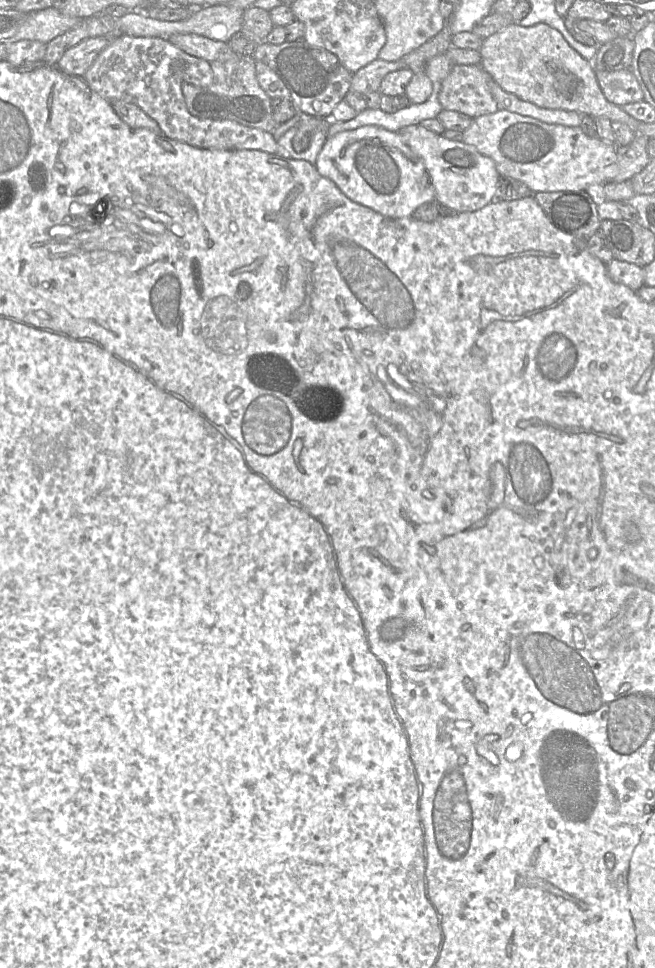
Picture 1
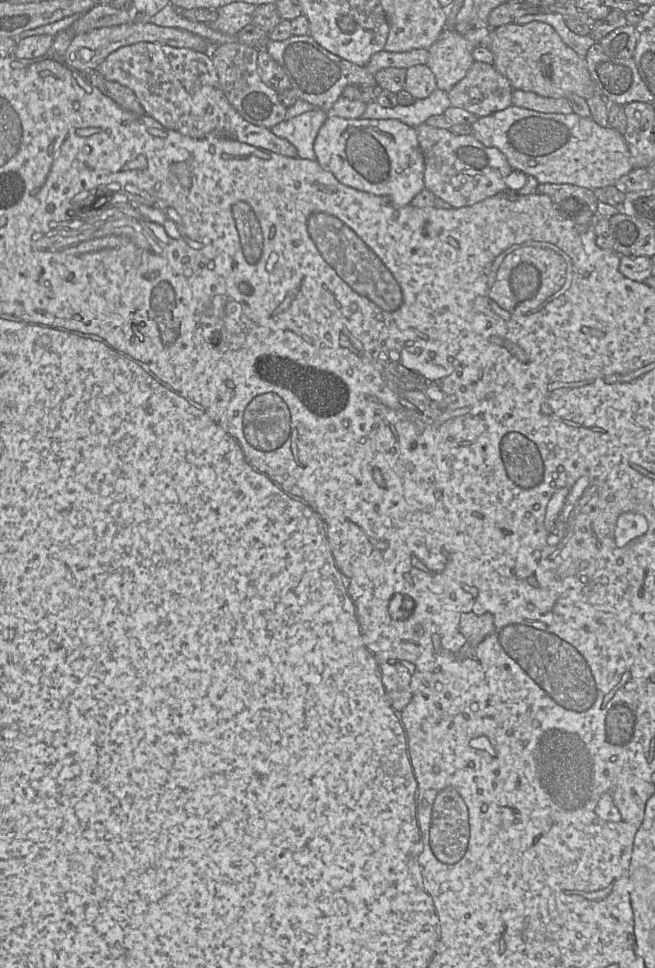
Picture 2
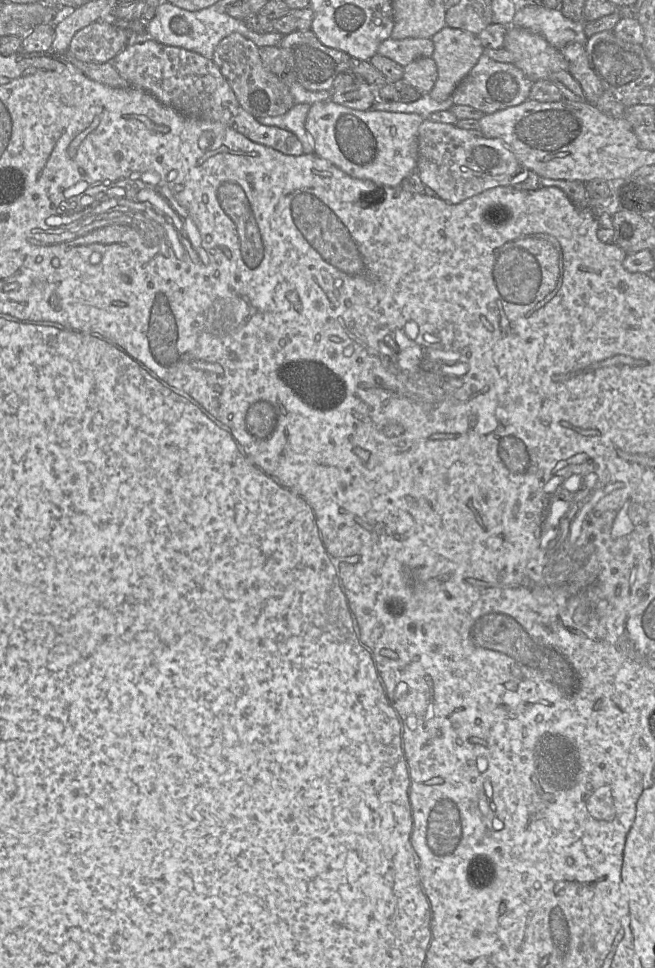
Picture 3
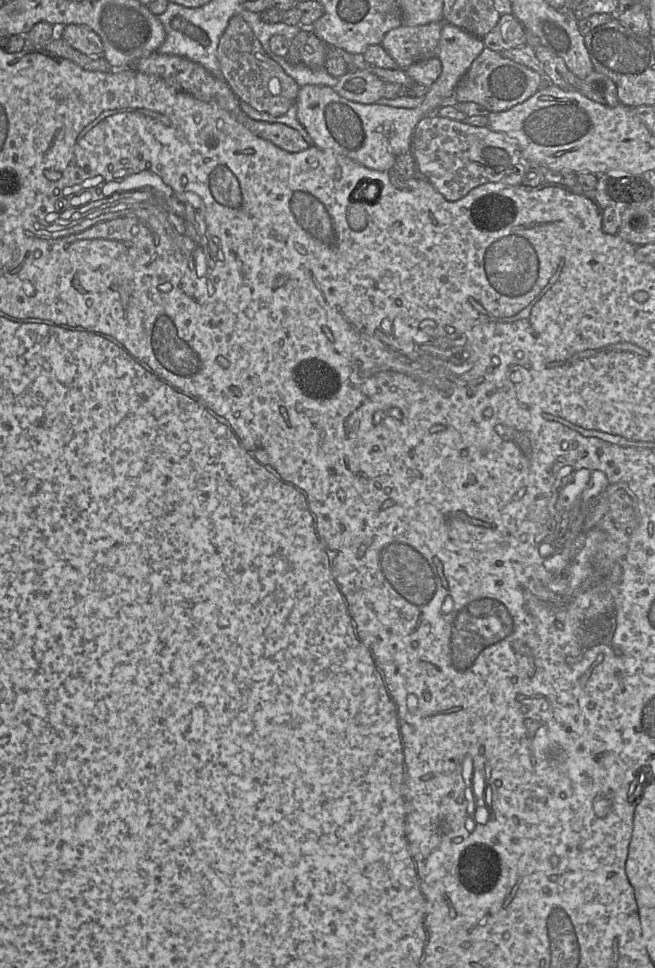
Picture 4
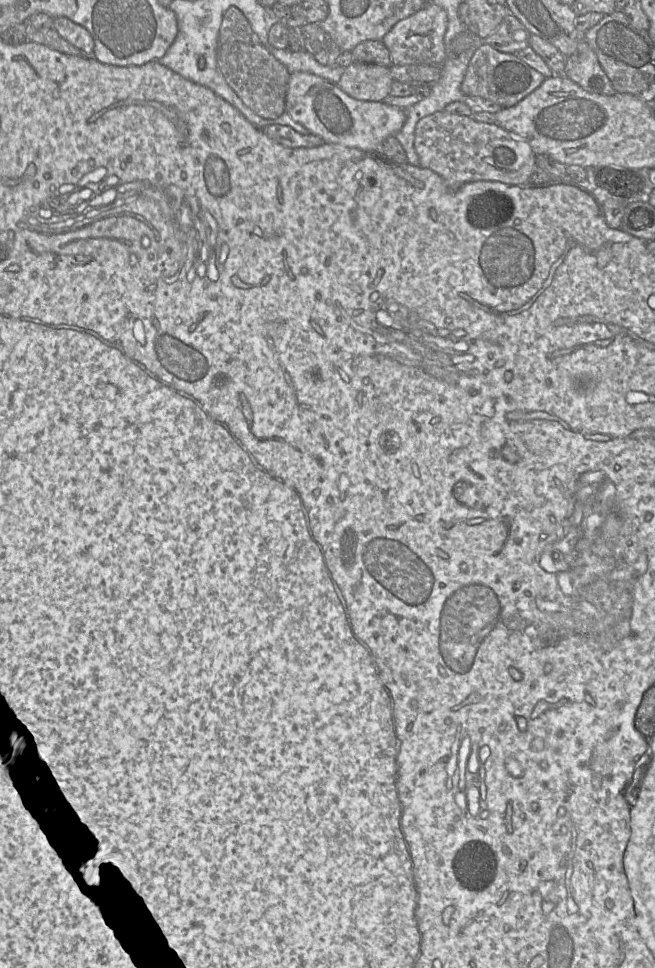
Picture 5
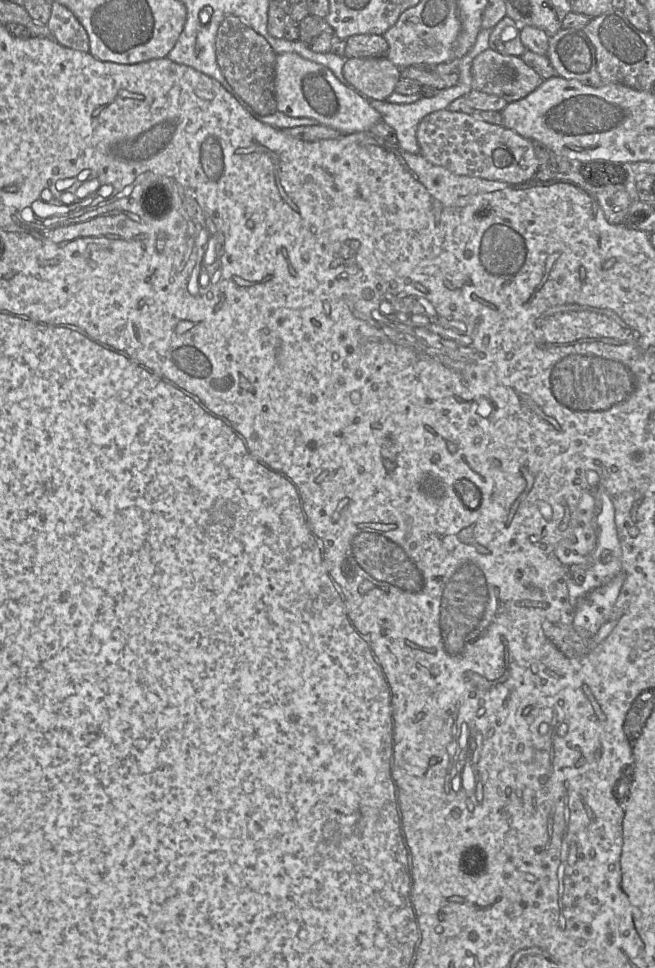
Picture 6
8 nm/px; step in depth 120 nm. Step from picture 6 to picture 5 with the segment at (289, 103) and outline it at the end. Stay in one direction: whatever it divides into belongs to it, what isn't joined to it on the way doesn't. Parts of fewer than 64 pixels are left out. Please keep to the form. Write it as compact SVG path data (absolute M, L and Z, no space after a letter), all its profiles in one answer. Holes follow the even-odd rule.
M293 72L290 74L286 95L286 112L294 121L309 129L312 134L321 137L324 143L340 144L366 152L376 151L386 138L395 136L406 121L405 109L387 105L383 101L357 100L342 91L337 84L307 72Z

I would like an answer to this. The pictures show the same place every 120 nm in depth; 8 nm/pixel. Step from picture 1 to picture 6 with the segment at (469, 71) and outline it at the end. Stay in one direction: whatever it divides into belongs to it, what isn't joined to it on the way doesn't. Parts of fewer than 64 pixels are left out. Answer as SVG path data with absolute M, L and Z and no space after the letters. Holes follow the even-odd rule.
M490 48L474 58L471 66L471 76L472 90L499 96L508 103L526 97L544 81L539 74L525 64L521 57L502 55Z

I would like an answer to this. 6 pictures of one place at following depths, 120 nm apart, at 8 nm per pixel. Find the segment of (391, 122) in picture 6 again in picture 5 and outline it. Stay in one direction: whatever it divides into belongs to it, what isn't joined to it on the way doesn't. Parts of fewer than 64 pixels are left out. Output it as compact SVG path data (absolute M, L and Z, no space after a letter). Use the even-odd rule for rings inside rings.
M475 39L475 45L457 56L448 56L441 65L441 76L431 86L431 92L406 110L406 121L395 135L407 155L407 162L420 166L419 157L414 149L414 133L417 122L433 113L443 111L445 106L454 101L464 100L461 84L469 61L484 39Z

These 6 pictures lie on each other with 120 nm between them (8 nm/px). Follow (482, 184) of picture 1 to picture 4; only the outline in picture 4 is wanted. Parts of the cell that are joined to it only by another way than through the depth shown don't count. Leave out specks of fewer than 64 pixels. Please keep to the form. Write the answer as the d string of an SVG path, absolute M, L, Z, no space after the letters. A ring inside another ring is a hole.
M437 114L428 115L418 123L411 152L420 168L420 177L428 180L449 201L459 200L473 188L489 182L519 185L531 164L504 133Z

